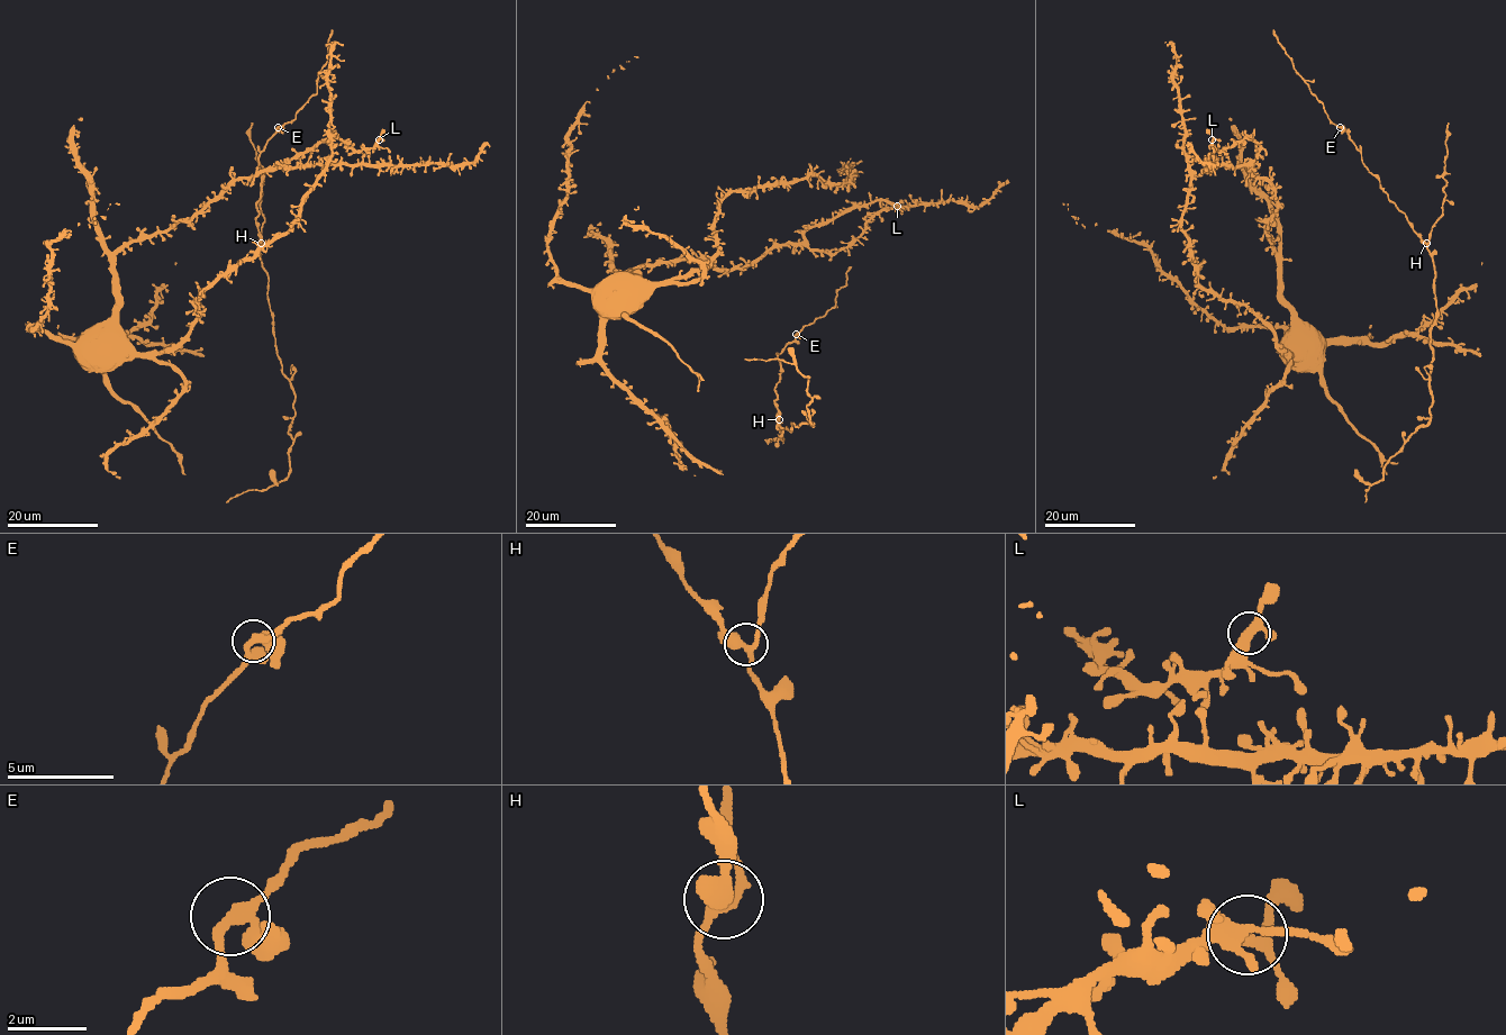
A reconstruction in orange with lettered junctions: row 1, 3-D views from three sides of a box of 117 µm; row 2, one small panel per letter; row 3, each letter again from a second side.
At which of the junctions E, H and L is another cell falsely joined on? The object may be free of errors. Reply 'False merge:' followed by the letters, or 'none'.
False merge: none

